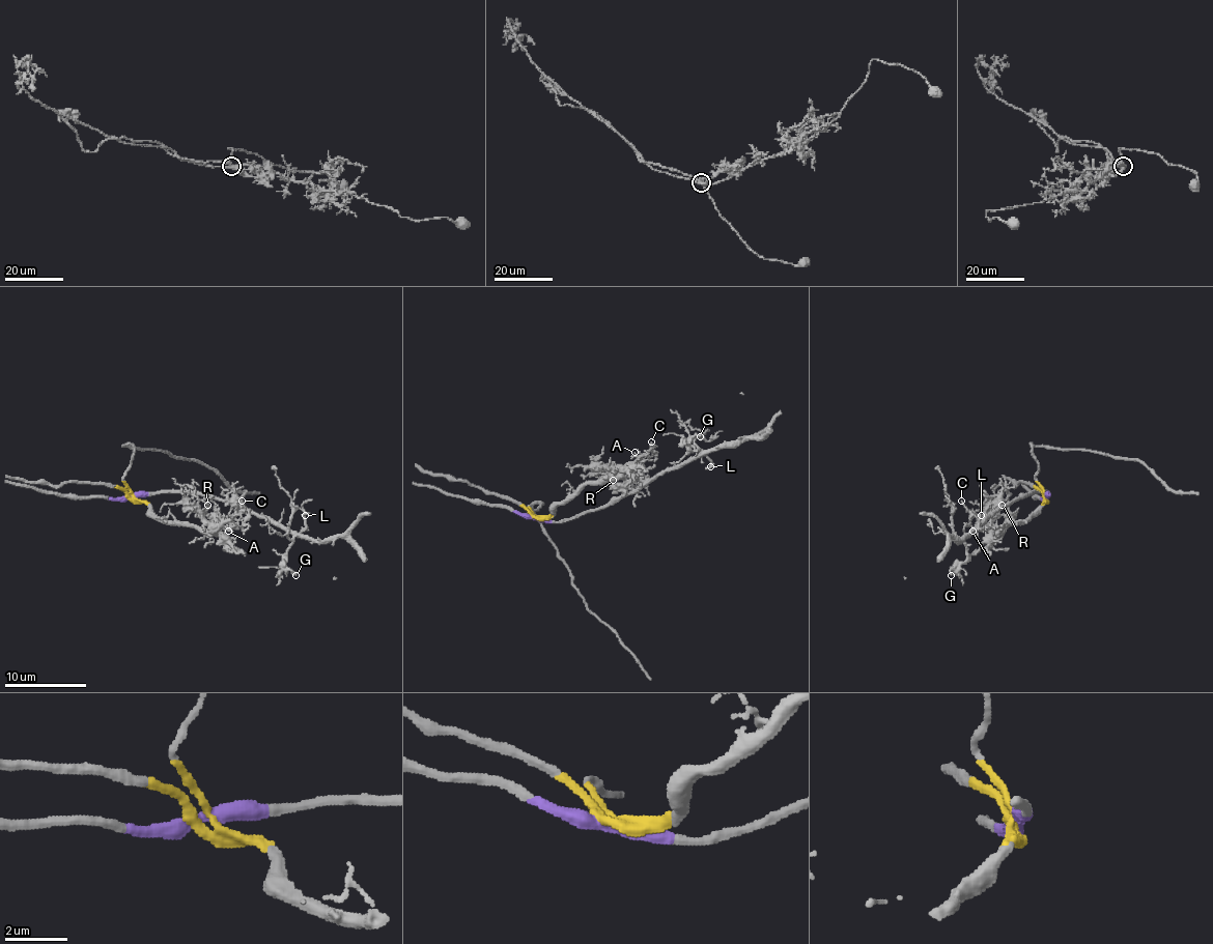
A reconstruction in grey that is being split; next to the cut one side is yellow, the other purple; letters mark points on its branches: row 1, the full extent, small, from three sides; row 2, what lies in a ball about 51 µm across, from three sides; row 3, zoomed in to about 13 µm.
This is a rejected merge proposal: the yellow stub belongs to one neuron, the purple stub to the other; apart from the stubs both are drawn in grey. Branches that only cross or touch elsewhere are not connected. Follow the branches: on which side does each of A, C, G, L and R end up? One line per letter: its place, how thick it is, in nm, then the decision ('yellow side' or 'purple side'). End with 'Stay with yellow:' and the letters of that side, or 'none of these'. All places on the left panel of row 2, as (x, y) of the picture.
A: at (228, 531); 130 nm thick; yellow side
C: at (242, 501); 110 nm thick; yellow side
G: at (295, 575); 120 nm thick; purple side
L: at (305, 515); 120 nm thick; purple side
R: at (207, 505); 120 nm thick; yellow side
Stay with yellow: A, C, R

